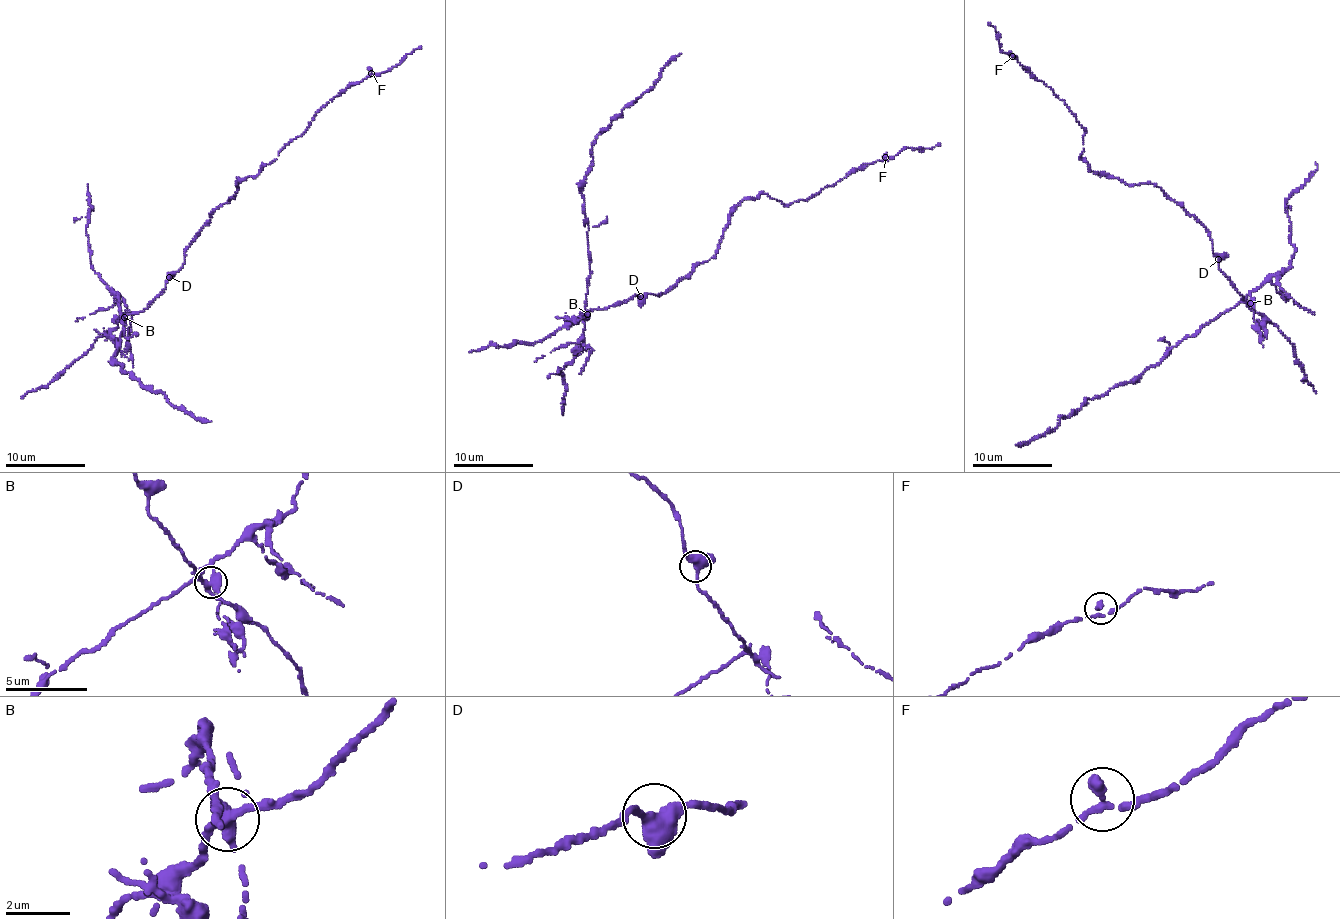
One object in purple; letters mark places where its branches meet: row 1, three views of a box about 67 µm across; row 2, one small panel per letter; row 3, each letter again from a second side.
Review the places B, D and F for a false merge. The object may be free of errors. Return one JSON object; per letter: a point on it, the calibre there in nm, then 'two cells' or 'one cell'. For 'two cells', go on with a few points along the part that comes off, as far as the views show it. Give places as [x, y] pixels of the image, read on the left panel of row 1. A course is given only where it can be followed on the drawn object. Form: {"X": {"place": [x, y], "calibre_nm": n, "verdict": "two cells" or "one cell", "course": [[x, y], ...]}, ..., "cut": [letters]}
{"B": {"place": [124, 317], "calibre_nm": 380, "verdict": "two cells", "course": [[123, 318], [119, 308], [124, 325], [113, 358], [174, 406], [200, 421], [211, 421]]}, "D": {"place": [169, 277], "calibre_nm": 380, "verdict": "one cell"}, "F": {"place": [371, 73], "calibre_nm": 280, "verdict": "one cell"}, "cut": ["B"]}

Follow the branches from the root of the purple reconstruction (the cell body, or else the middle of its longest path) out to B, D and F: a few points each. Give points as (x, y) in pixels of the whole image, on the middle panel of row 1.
B: (653, 294), (635, 294), (602, 309), (592, 309), (586, 315)
D: (653, 294), (640, 296)
F: (653, 294), (659, 296), (715, 254), (730, 212), (744, 199), (767, 193), (786, 204), (805, 200), (886, 157)

